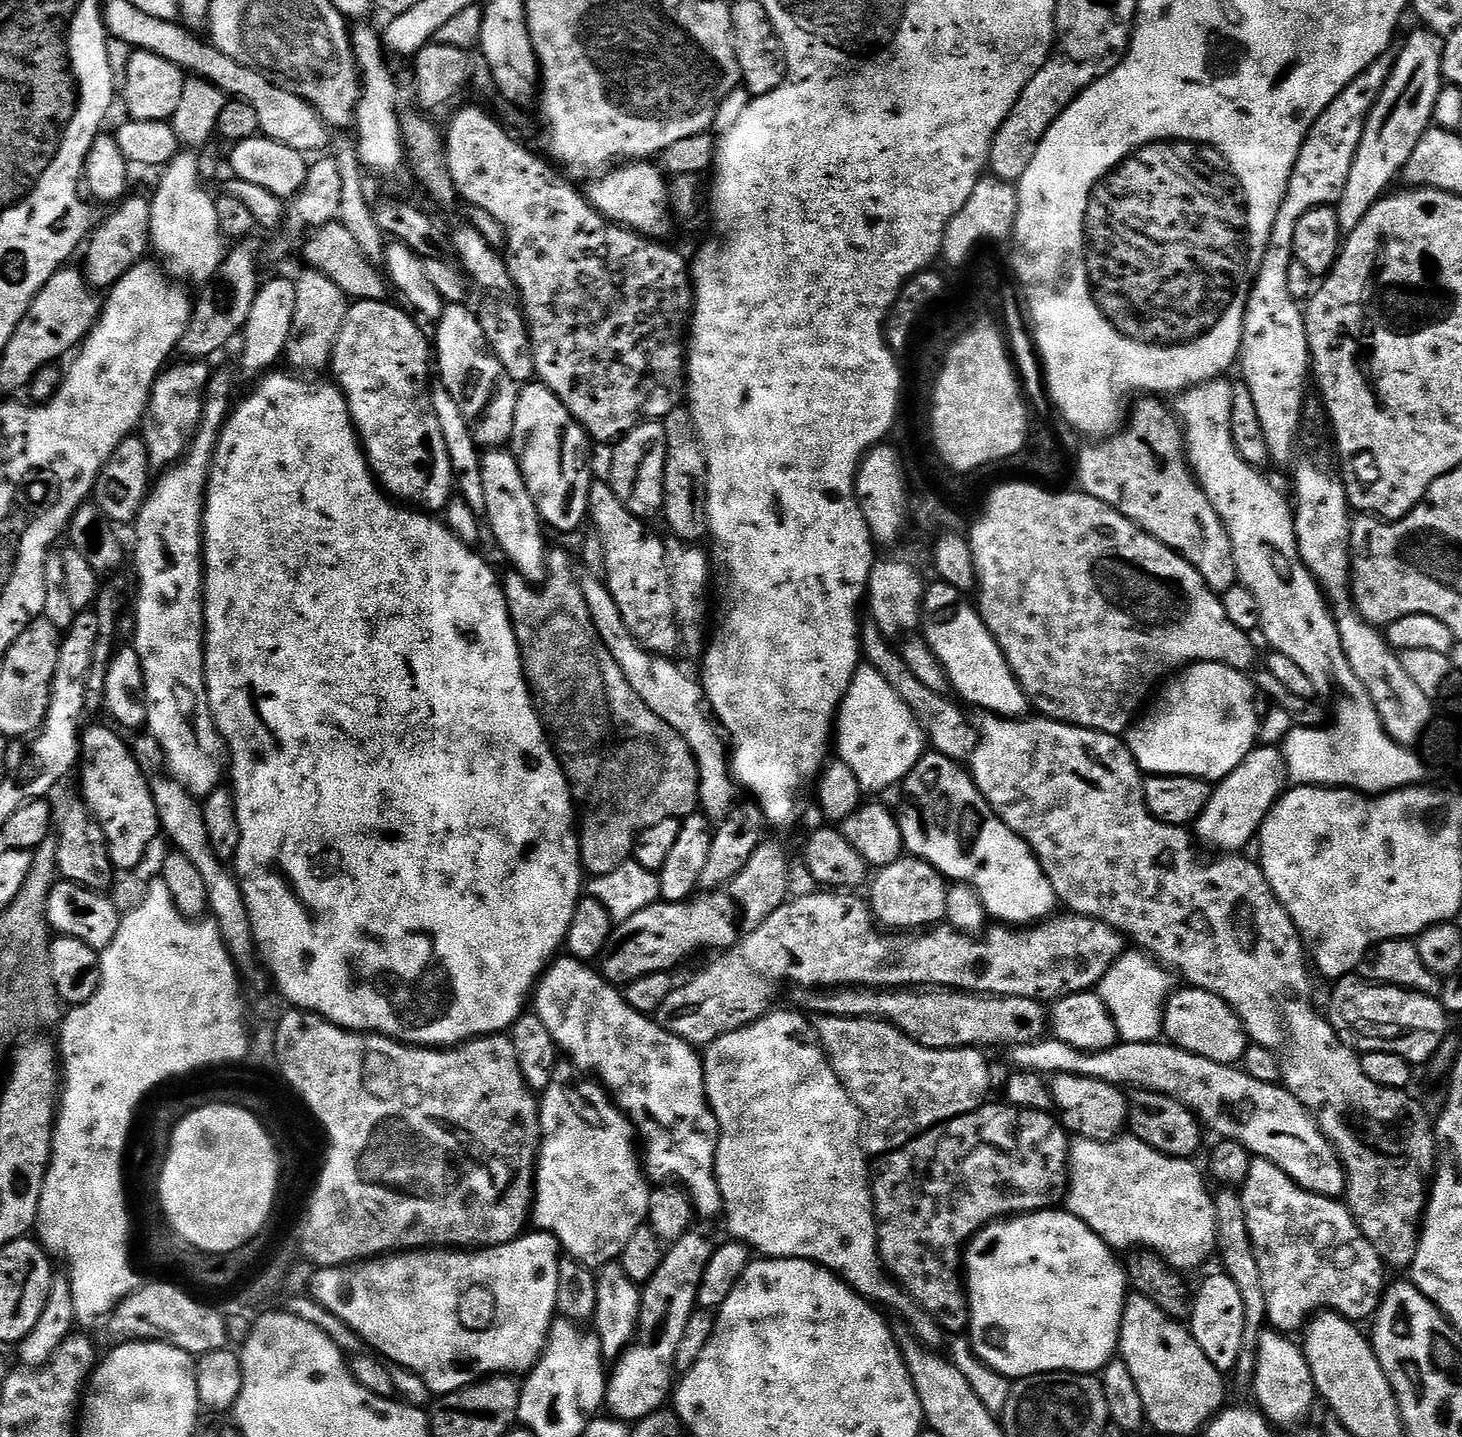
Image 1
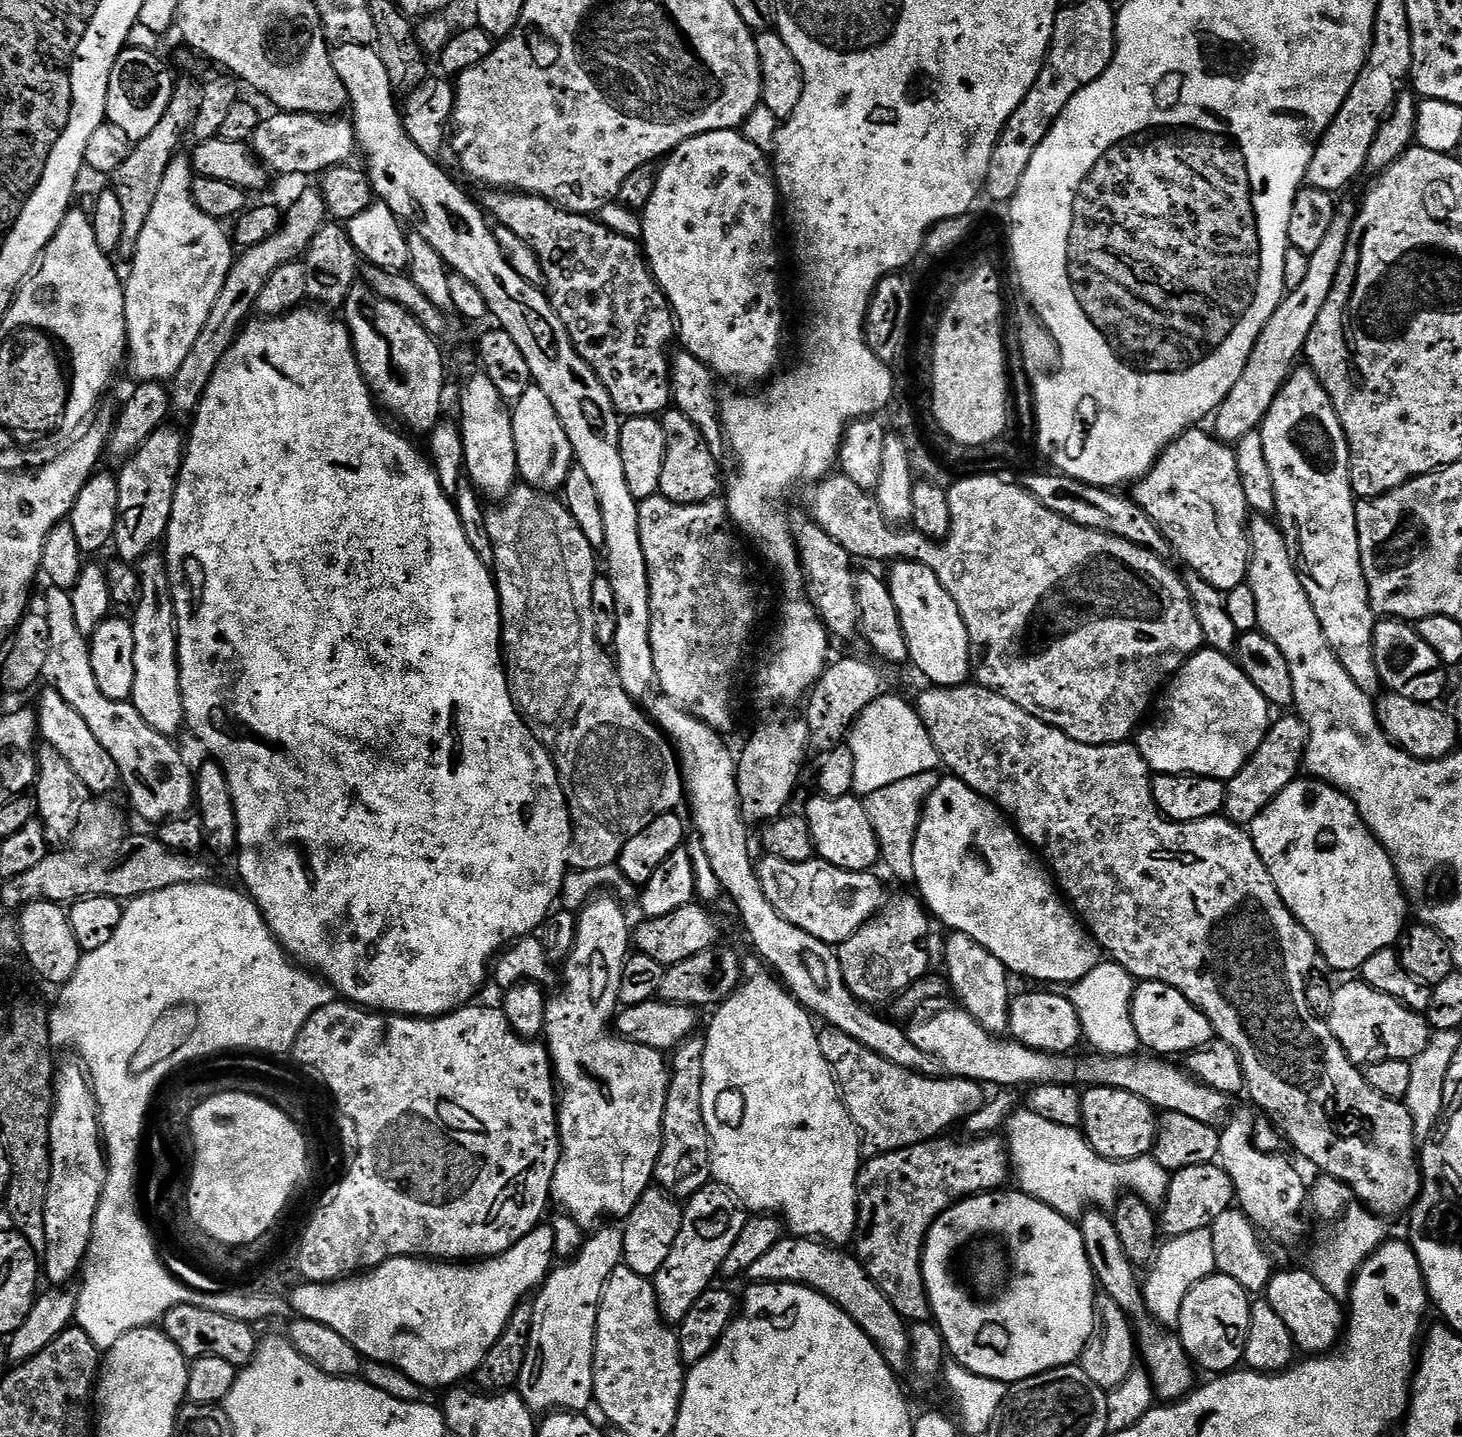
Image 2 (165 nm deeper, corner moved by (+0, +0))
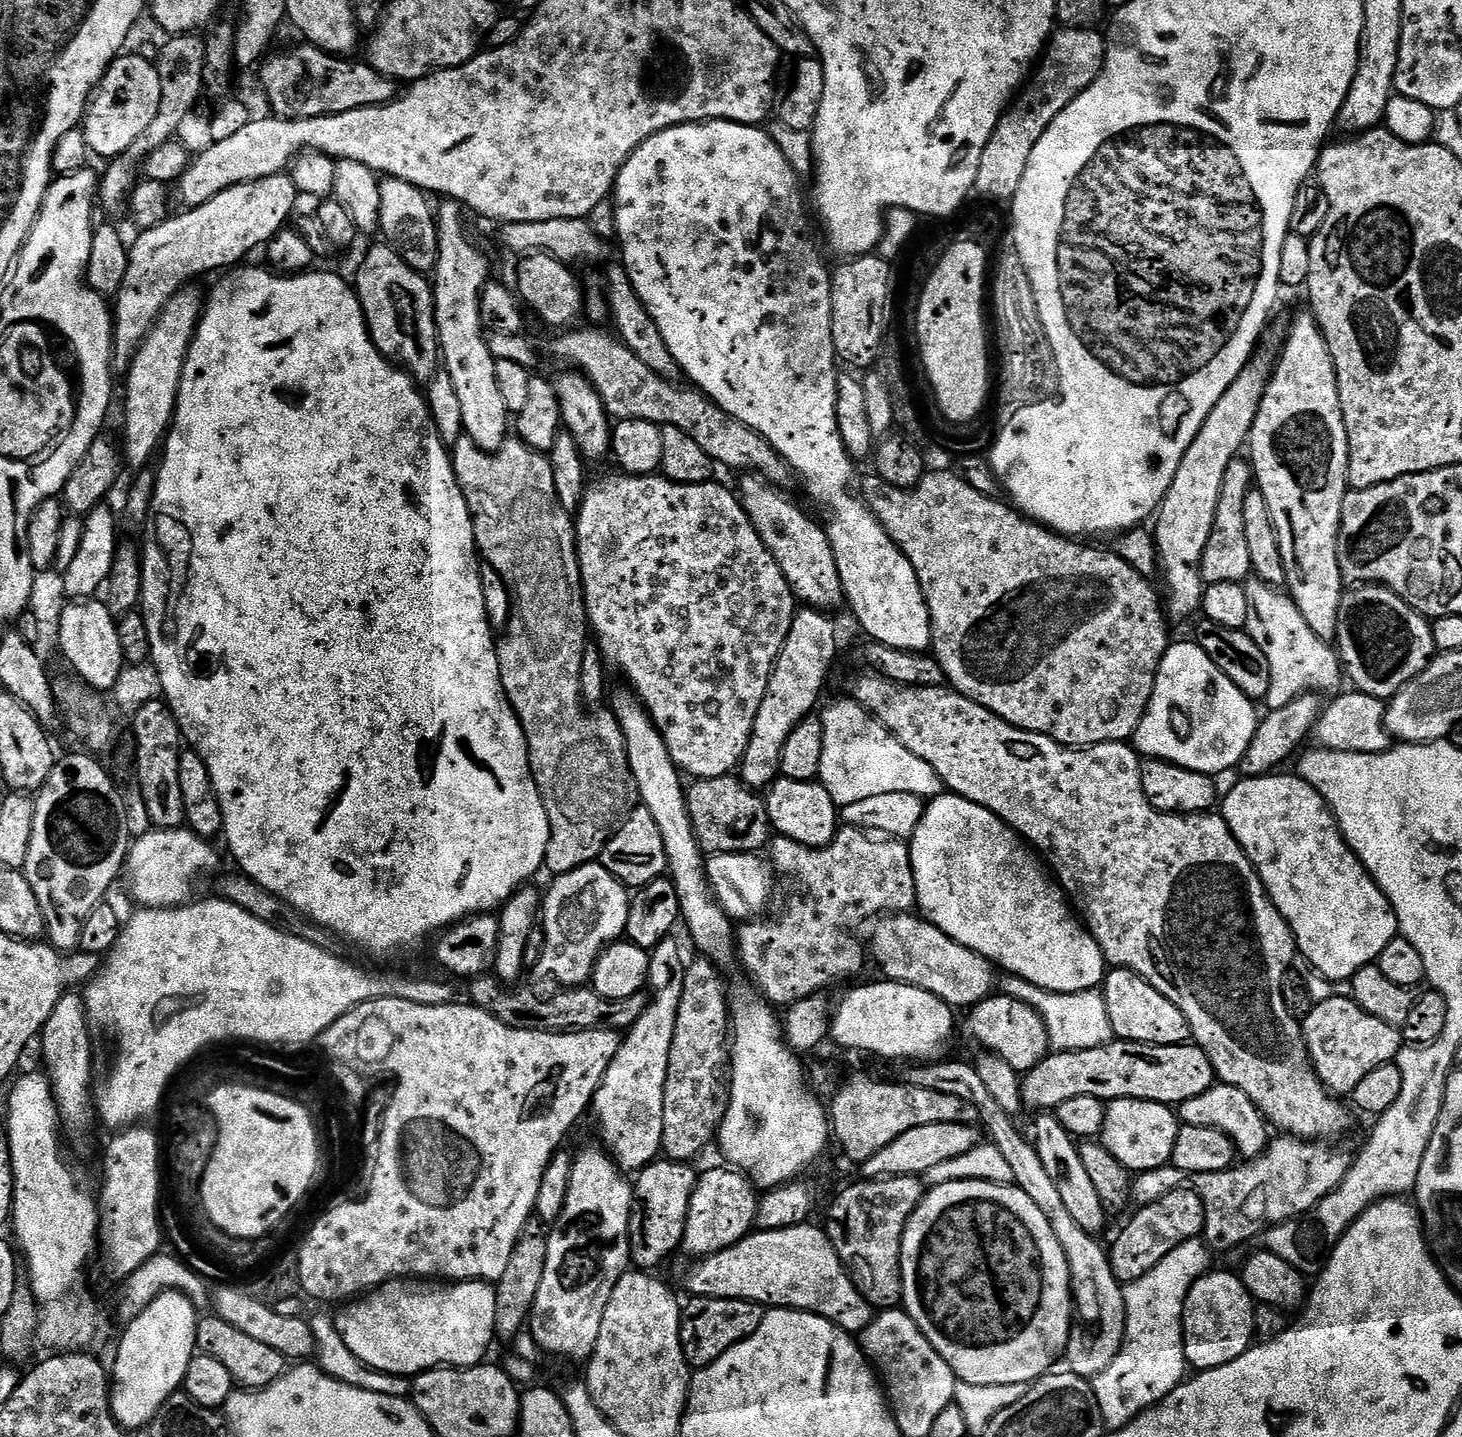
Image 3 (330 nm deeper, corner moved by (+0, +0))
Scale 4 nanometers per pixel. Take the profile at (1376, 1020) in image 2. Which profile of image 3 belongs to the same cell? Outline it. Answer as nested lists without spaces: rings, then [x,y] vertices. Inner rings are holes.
[[[1351,995],[1331,996],[1328,1000],[1313,1003],[1308,1015],[1303,1017],[1302,1027],[1318,1078],[1329,1092],[1340,1098],[1351,1097],[1354,1086],[1358,1086],[1358,1082],[1362,1082],[1362,1078],[1366,1078],[1370,1070],[1378,1070],[1378,1066],[1393,1063],[1400,1048],[1402,1049],[1401,1029],[1382,1022],[1382,1018],[1374,1018],[1374,1014],[1366,1014],[1362,1006],[1354,1003]]]

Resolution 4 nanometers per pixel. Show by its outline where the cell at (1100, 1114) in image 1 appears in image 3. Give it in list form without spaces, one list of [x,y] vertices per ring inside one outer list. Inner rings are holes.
[[[1127,1096],[1107,1101],[1105,1112],[1106,1120],[1100,1130],[1099,1143],[1104,1144],[1106,1150],[1110,1150],[1110,1154],[1114,1154],[1114,1158],[1118,1158],[1118,1162],[1122,1162],[1129,1172],[1149,1172],[1163,1168],[1171,1161],[1174,1142],[1182,1124],[1169,1105]]]

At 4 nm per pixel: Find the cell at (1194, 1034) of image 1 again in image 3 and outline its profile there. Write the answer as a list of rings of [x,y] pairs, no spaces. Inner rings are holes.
[[[1112,968],[1105,975],[1102,991],[1106,1014],[1110,1014],[1110,1026],[1115,1039],[1158,1046],[1187,1044],[1192,1040],[1190,1022],[1186,1022],[1186,1014],[1182,1014],[1182,1010],[1178,1010],[1178,1006],[1174,1006],[1170,998],[1154,990],[1154,986],[1150,986],[1136,972],[1128,968]]]

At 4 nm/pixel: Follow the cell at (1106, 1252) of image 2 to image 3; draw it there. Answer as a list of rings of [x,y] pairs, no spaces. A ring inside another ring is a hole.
[[[1056,1115],[1037,1116],[1040,1117],[1037,1118],[1032,1132],[1030,1131],[1030,1136],[1035,1143],[1038,1158],[1042,1158],[1042,1166],[1046,1166],[1046,1174],[1050,1174],[1050,1179],[1054,1181],[1054,1187],[1058,1189],[1062,1203],[1065,1204],[1066,1211],[1073,1216],[1074,1222],[1078,1222],[1082,1230],[1100,1234],[1110,1216],[1102,1206],[1102,1198],[1098,1198],[1098,1189],[1094,1187],[1090,1174],[1086,1174],[1086,1169],[1082,1167],[1077,1141],[1069,1132],[1062,1130],[1062,1122],[1058,1122]]]

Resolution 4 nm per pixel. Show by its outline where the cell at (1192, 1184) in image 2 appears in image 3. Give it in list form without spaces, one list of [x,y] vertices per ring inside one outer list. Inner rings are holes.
[[[1181,1186],[1170,1194],[1158,1198],[1158,1202],[1150,1202],[1137,1207],[1136,1213],[1128,1220],[1128,1225],[1116,1236],[1116,1241],[1110,1244],[1108,1261],[1114,1270],[1114,1278],[1121,1285],[1133,1284],[1142,1278],[1159,1260],[1165,1258],[1175,1247],[1182,1246],[1188,1240],[1195,1240],[1204,1230],[1204,1203],[1195,1187]]]

